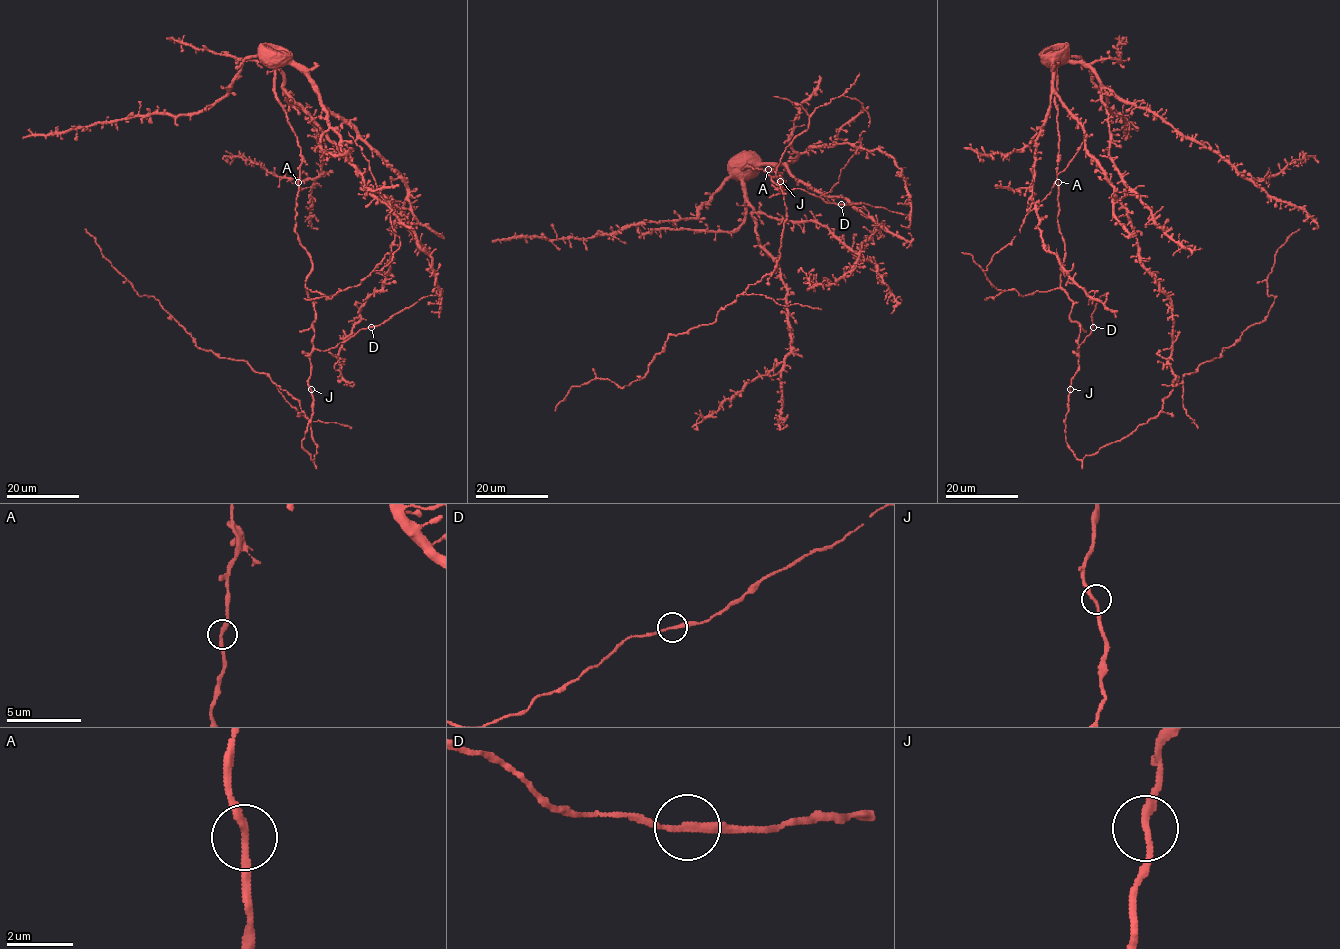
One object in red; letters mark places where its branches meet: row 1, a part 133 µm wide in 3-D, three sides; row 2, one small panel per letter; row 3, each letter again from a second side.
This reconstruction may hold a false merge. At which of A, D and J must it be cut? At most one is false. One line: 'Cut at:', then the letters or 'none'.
Cut at: none

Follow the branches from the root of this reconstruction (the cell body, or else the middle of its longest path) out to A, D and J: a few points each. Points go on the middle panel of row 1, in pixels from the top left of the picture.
A: (780, 172), (780, 176), (771, 177), (765, 171), (768, 169)
D: (780, 172), (775, 175), (782, 184), (785, 181), (783, 191), (799, 188), (828, 203), (841, 205)
J: (780, 172), (775, 175), (782, 184), (785, 181), (784, 191), (778, 190), (780, 190), (778, 183), (780, 181)

